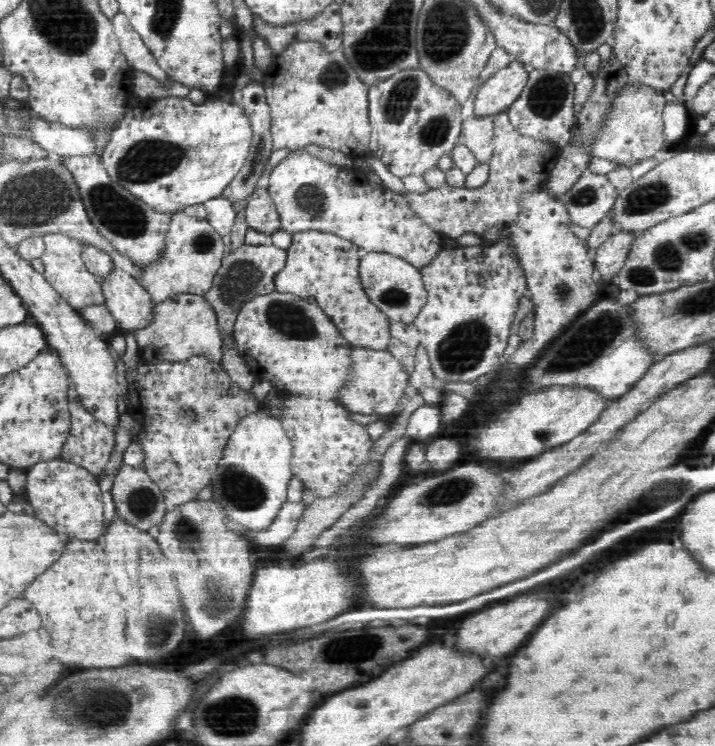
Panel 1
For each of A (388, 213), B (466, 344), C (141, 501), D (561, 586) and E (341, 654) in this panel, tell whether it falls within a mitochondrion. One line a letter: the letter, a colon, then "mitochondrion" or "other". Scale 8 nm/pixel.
A: other
B: mitochondrion
C: mitochondrion
D: other
E: other

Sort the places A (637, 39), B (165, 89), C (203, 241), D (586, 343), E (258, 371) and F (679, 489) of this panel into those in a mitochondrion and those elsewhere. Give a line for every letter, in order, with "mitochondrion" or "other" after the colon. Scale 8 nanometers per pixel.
A: other
B: other
C: mitochondrion
D: mitochondrion
E: other
F: other

